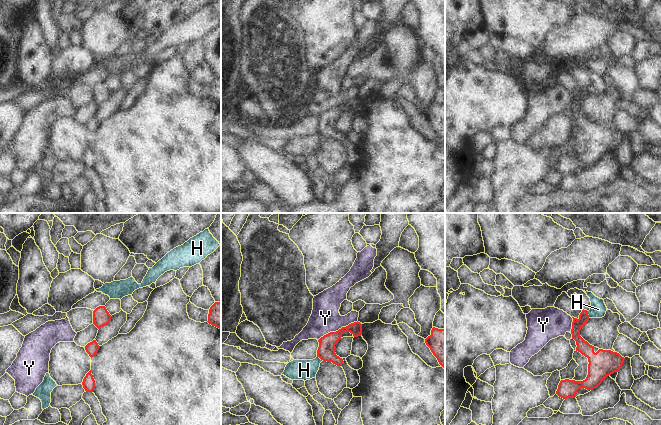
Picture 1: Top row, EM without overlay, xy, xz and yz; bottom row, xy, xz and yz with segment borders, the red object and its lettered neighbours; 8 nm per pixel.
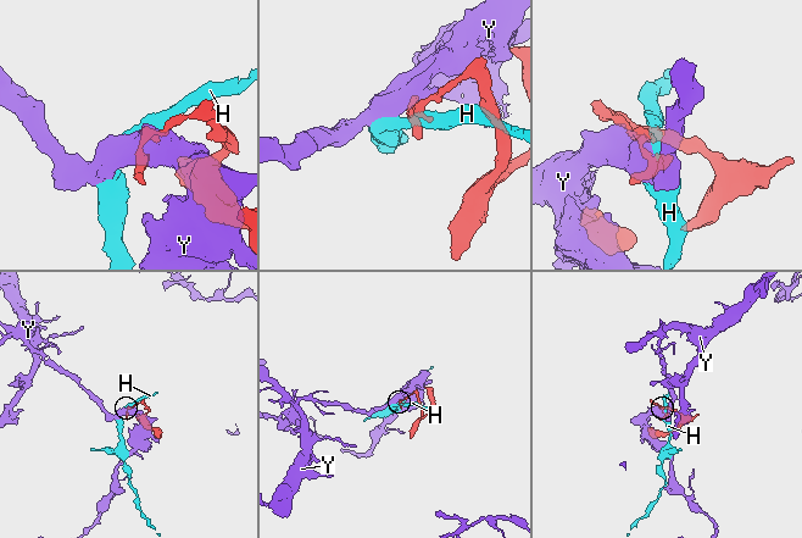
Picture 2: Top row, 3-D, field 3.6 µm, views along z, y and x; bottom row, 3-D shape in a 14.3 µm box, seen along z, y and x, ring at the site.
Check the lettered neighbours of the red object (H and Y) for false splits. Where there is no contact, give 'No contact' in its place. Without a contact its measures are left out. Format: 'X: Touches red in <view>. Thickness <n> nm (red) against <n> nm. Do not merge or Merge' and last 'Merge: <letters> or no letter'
H: Touches red in yz. Thickness 90 nm (red) against 130 nm. Do not merge
Y: Touches red in xz. Thickness 140 nm (red) against 240 nm. Do not merge
Merge: no letter

